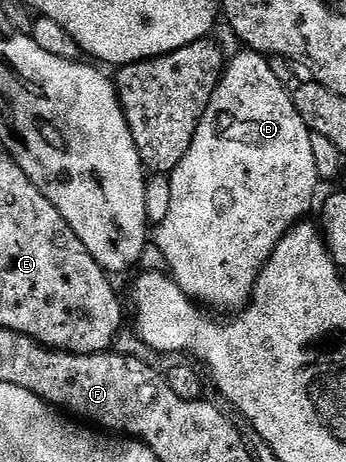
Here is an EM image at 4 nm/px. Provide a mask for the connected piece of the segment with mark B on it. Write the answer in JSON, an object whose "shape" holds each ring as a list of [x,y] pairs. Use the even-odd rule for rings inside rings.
{"shape":[[[242,49],[242,52],[235,57],[234,60],[229,60],[228,66],[222,72],[222,79],[218,82],[217,89],[212,93],[212,101],[208,101],[208,109],[204,109],[204,117],[200,117],[200,125],[196,129],[196,133],[192,137],[192,145],[188,149],[188,153],[184,153],[184,161],[180,161],[180,165],[176,165],[176,169],[171,171],[170,174],[170,184],[172,185],[172,206],[168,209],[168,217],[164,217],[162,223],[157,224],[156,230],[158,231],[152,235],[152,240],[156,245],[160,247],[162,253],[164,253],[164,258],[168,265],[169,274],[172,276],[174,282],[179,283],[182,287],[183,293],[188,296],[189,299],[194,300],[195,303],[201,305],[203,308],[210,309],[209,307],[215,307],[218,311],[230,311],[226,313],[237,313],[242,310],[250,301],[250,296],[254,294],[254,282],[257,281],[259,273],[262,272],[262,267],[268,261],[268,257],[274,252],[274,249],[278,242],[284,238],[291,230],[295,227],[297,223],[303,222],[307,218],[306,215],[310,211],[310,206],[314,203],[314,194],[318,191],[318,186],[320,186],[320,180],[318,174],[316,173],[316,157],[312,157],[312,137],[311,130],[306,126],[306,122],[300,117],[300,113],[296,109],[294,104],[294,96],[288,90],[288,88],[280,81],[280,77],[276,77],[276,73],[272,73],[270,68],[270,59],[267,56],[249,49]]]}

